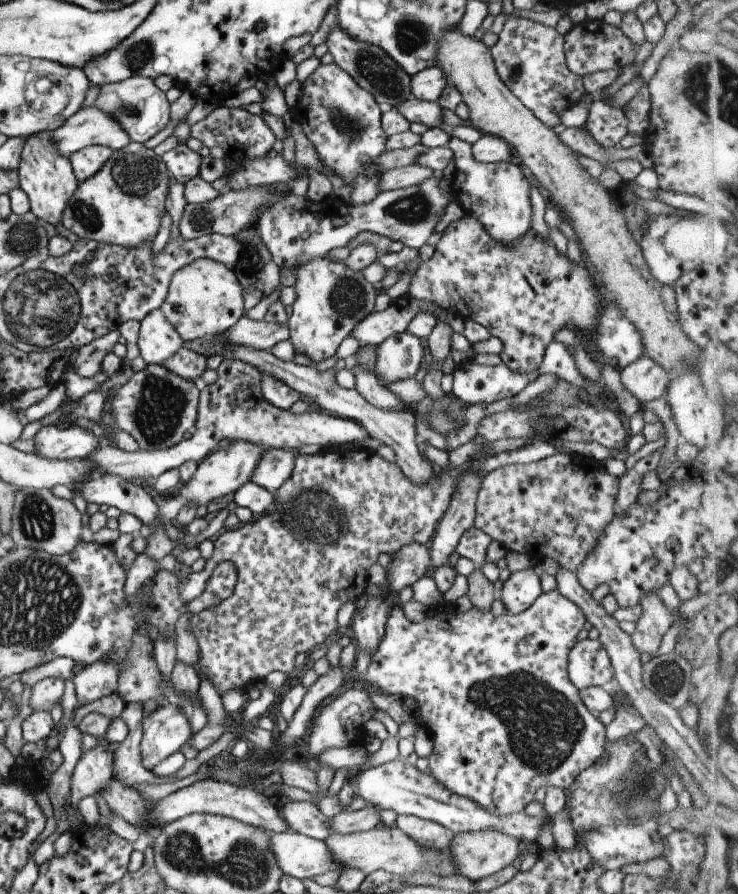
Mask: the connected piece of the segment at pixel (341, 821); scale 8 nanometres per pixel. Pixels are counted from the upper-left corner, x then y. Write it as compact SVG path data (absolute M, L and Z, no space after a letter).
M371 805L353 812L351 810L342 811L330 818L327 826L332 833L356 833L361 831L368 831L375 828L380 822L377 812L380 810L378 807Z

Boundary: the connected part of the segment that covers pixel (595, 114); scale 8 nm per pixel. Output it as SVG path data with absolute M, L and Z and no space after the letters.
M600 97L591 104L584 129L604 148L617 146L629 133L623 109L611 107Z

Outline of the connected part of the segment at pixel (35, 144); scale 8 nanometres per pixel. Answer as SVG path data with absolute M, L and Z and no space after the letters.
M40 132L27 138L19 163L19 188L26 194L31 214L39 220L47 221L56 227L61 224L66 206L77 192L79 181L76 179L68 157L62 157L55 150L49 132Z

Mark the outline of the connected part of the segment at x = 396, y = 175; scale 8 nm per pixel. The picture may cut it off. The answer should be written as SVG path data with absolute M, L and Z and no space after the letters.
M413 163L406 167L399 167L380 173L377 186L380 191L392 191L421 184L433 175L437 176L436 172Z

